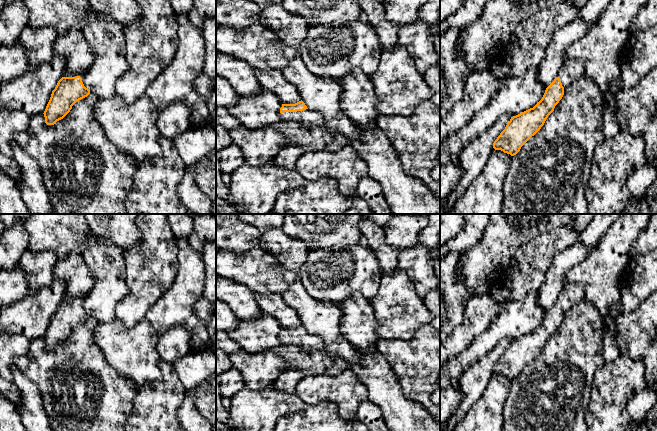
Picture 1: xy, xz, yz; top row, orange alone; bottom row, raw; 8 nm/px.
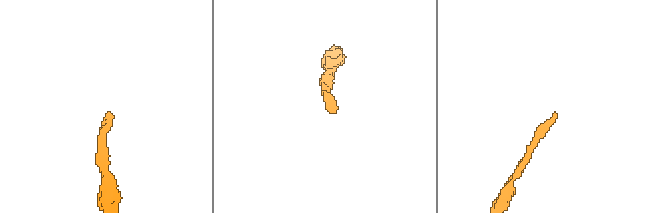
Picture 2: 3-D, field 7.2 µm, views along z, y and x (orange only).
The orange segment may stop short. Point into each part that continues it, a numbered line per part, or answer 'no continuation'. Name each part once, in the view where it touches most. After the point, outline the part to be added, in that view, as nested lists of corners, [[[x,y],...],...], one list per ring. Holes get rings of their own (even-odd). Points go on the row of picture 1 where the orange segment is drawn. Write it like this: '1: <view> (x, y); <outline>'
1: xz (307, 117); [[[310,109],[281,113],[281,119],[283,121],[296,121],[304,126],[316,125],[319,127],[325,127],[323,116],[320,113]]]

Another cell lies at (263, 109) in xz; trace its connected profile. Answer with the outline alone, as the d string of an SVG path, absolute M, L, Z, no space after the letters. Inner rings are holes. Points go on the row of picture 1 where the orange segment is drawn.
M261 89L253 97L239 96L238 103L228 110L244 127L257 130L282 121L281 107L281 101L272 92Z

